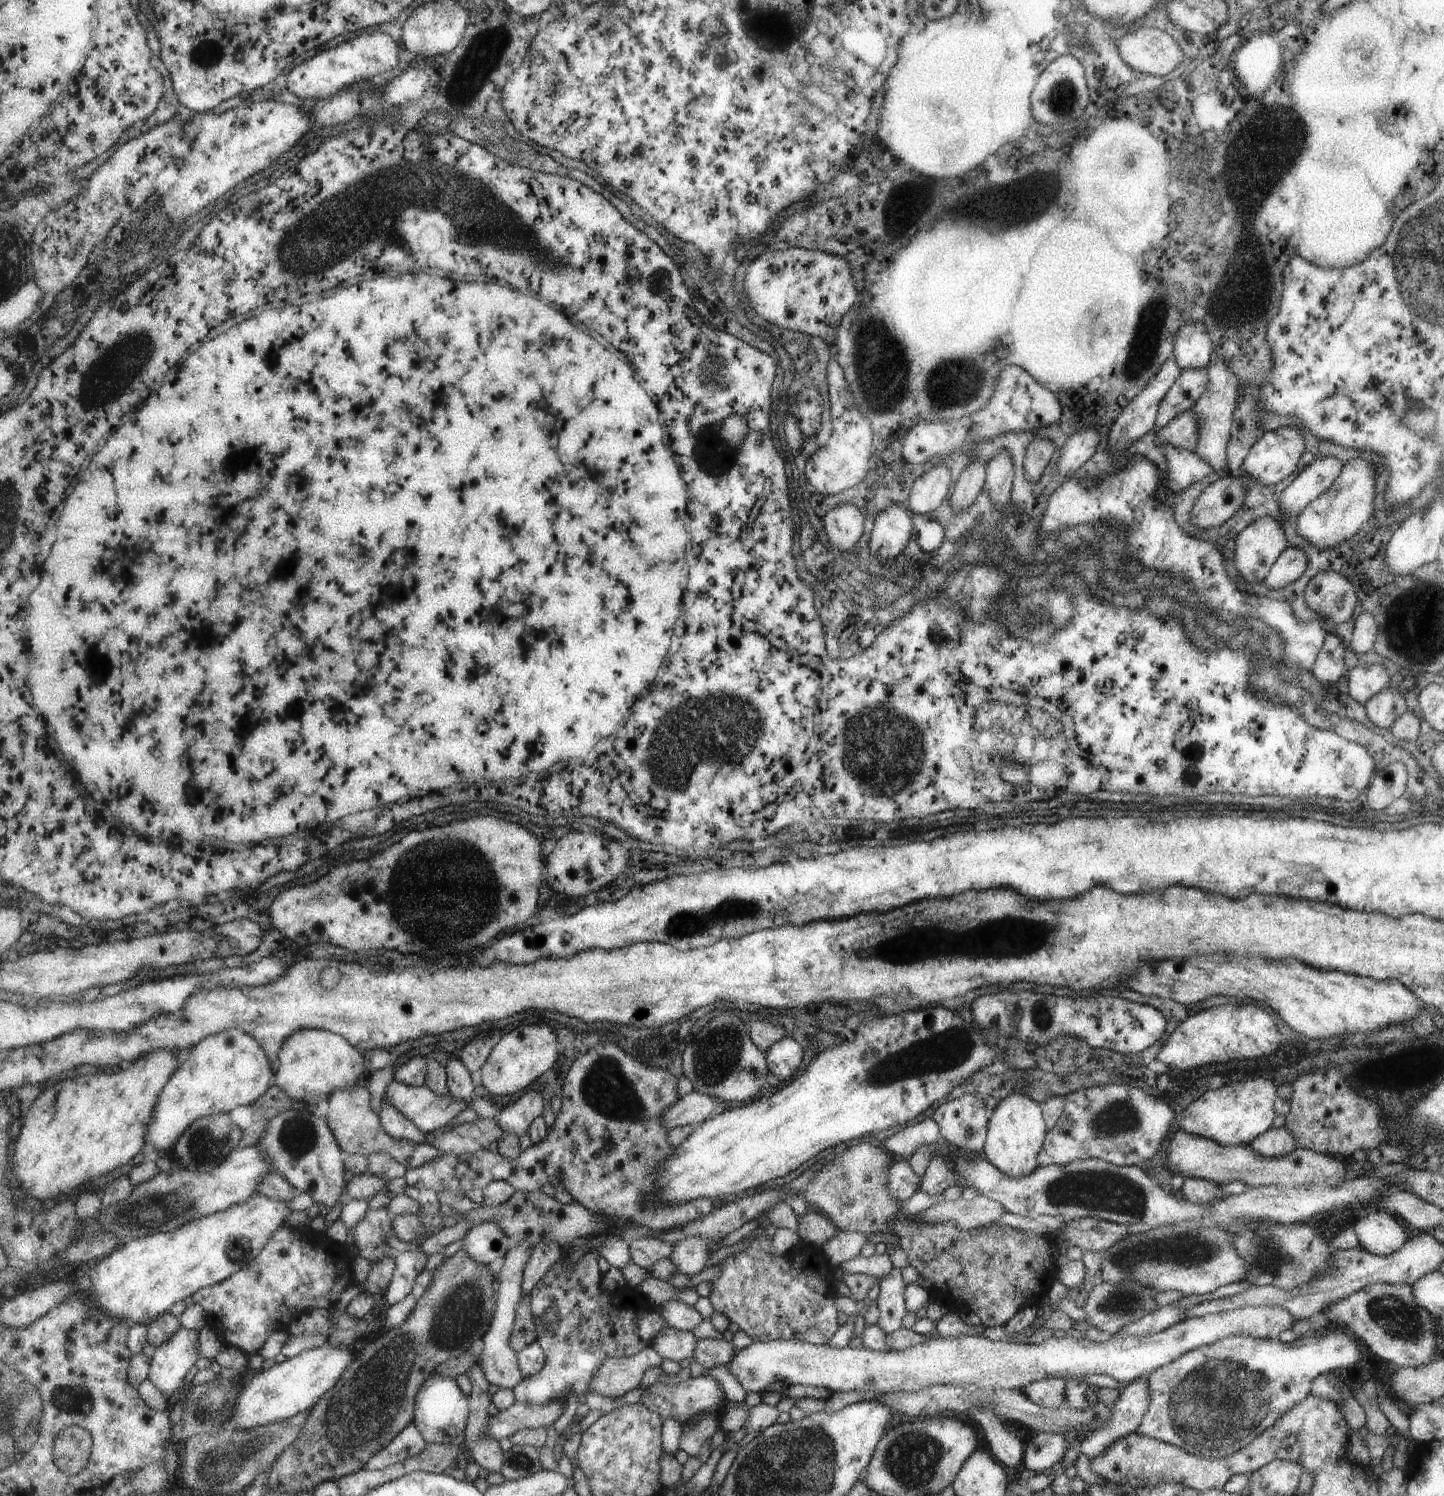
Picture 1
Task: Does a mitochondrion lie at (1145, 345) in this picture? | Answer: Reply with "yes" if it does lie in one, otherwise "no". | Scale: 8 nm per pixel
yes

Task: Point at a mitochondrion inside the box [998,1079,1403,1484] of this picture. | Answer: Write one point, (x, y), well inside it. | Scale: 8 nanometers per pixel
(1214, 1405)

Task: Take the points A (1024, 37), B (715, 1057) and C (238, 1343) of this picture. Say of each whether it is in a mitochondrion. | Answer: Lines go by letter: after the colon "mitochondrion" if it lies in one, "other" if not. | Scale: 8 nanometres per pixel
A: other
B: mitochondrion
C: other

